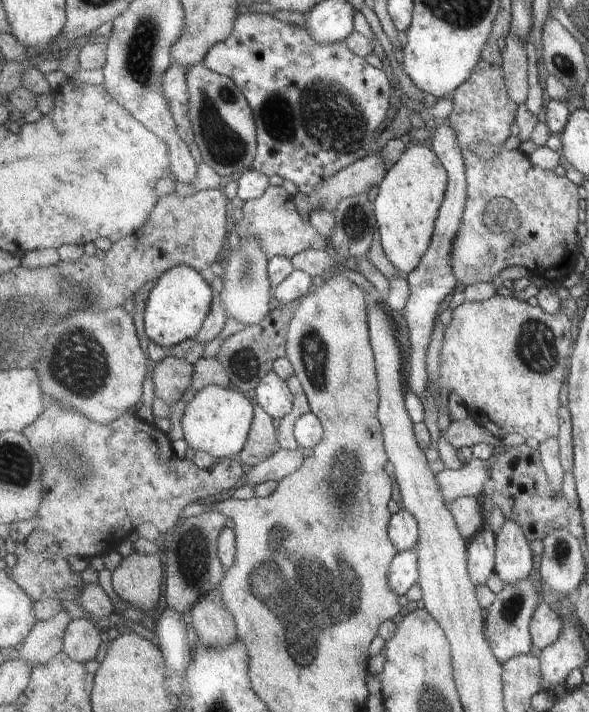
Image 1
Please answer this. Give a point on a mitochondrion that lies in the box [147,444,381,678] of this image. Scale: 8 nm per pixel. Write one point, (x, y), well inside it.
(193, 561)

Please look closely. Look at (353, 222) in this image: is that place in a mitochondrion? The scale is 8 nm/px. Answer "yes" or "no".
yes

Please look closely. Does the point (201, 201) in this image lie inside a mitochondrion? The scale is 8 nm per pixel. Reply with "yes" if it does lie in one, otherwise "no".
no

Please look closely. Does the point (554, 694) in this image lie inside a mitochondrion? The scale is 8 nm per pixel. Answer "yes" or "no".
no

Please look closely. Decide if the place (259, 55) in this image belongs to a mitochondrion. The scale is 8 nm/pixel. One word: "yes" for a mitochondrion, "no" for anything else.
no

